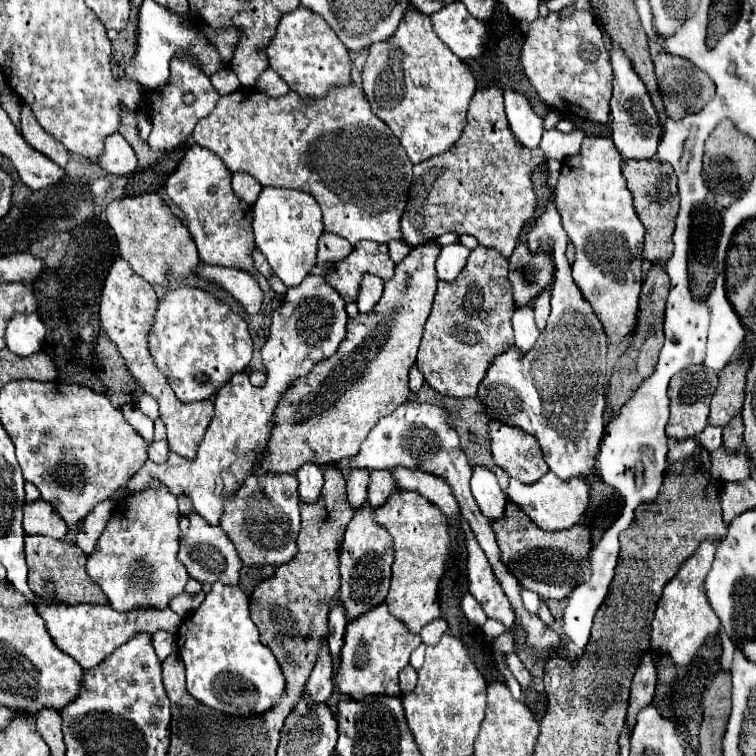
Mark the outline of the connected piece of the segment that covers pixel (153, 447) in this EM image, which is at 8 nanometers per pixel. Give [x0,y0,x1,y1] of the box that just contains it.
[149,441,169,463]

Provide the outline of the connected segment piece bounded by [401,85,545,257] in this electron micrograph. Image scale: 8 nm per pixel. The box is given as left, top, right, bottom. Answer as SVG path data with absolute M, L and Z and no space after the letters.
M493 85L477 87L469 105L467 127L459 143L451 151L431 157L413 167L413 183L409 191L409 201L401 219L404 241L411 247L416 247L431 239L441 237L443 233L455 233L455 235L467 233L467 235L473 235L479 241L479 245L493 247L501 251L505 257L509 257L513 249L517 247L517 237L523 225L535 213L535 193L531 185L531 173L541 163L545 163L545 155L541 149L527 149L515 139L507 123L501 89Z

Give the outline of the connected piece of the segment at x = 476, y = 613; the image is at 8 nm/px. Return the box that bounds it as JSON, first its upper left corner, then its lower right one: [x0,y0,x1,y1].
[461,593,487,628]

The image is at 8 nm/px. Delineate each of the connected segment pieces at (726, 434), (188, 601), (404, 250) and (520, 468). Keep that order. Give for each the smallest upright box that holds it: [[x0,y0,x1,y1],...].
[[723,415,743,453],[171,593,205,619],[389,243,411,263],[487,419,549,483]]

